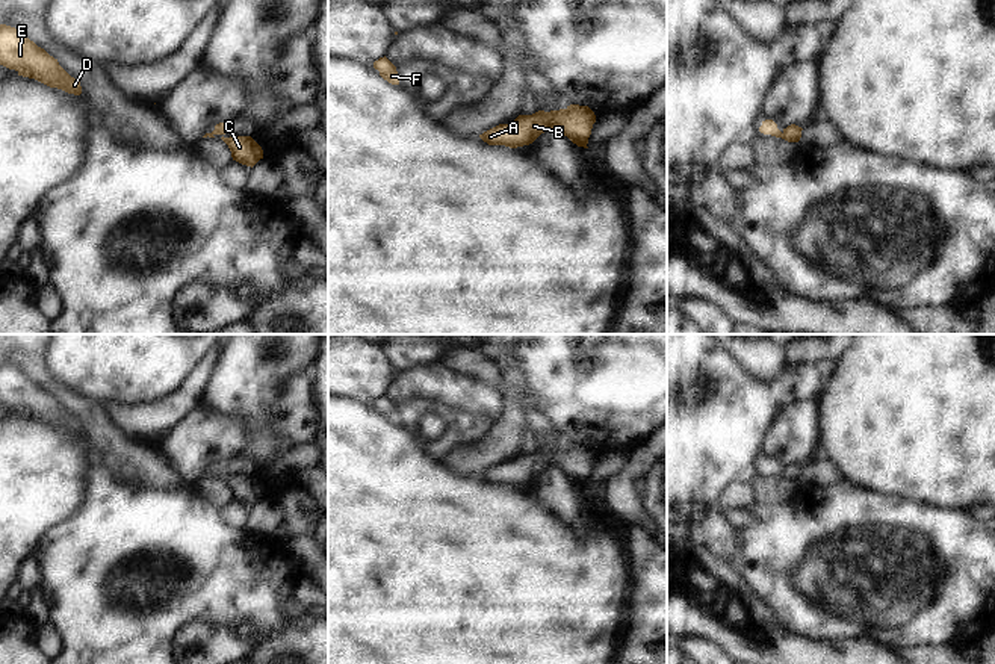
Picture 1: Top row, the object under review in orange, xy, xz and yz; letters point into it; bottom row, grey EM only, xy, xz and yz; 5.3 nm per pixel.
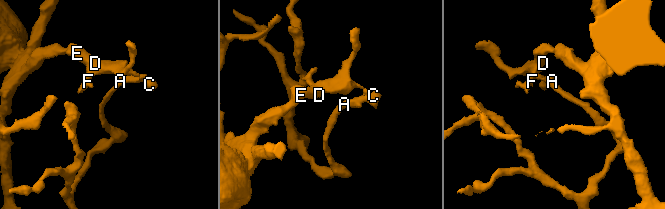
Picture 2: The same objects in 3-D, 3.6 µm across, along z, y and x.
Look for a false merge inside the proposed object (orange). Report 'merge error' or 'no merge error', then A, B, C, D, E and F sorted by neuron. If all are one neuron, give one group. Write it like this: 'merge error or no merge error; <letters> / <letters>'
merge error; A B C / D E F

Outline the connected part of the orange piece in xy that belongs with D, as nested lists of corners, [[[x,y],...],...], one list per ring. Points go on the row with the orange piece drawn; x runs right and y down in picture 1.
[[[0,24],[0,65],[15,70],[18,76],[35,79],[50,88],[62,89],[68,94],[80,95],[80,82],[71,77],[44,48],[38,47],[18,29]]]

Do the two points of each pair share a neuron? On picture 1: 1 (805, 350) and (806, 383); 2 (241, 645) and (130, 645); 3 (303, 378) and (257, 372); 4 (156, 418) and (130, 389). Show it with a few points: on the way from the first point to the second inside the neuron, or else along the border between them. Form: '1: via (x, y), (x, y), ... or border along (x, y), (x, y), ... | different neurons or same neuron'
1: border along (838, 359), (787, 363) | different neurons
2: border along (197, 619), (180, 628), (171, 648) | different neurons
3: border along (310, 363), (286, 383), (278, 401), (278, 410) | different neurons
4: border along (176, 389), (138, 404), (106, 403) | different neurons

